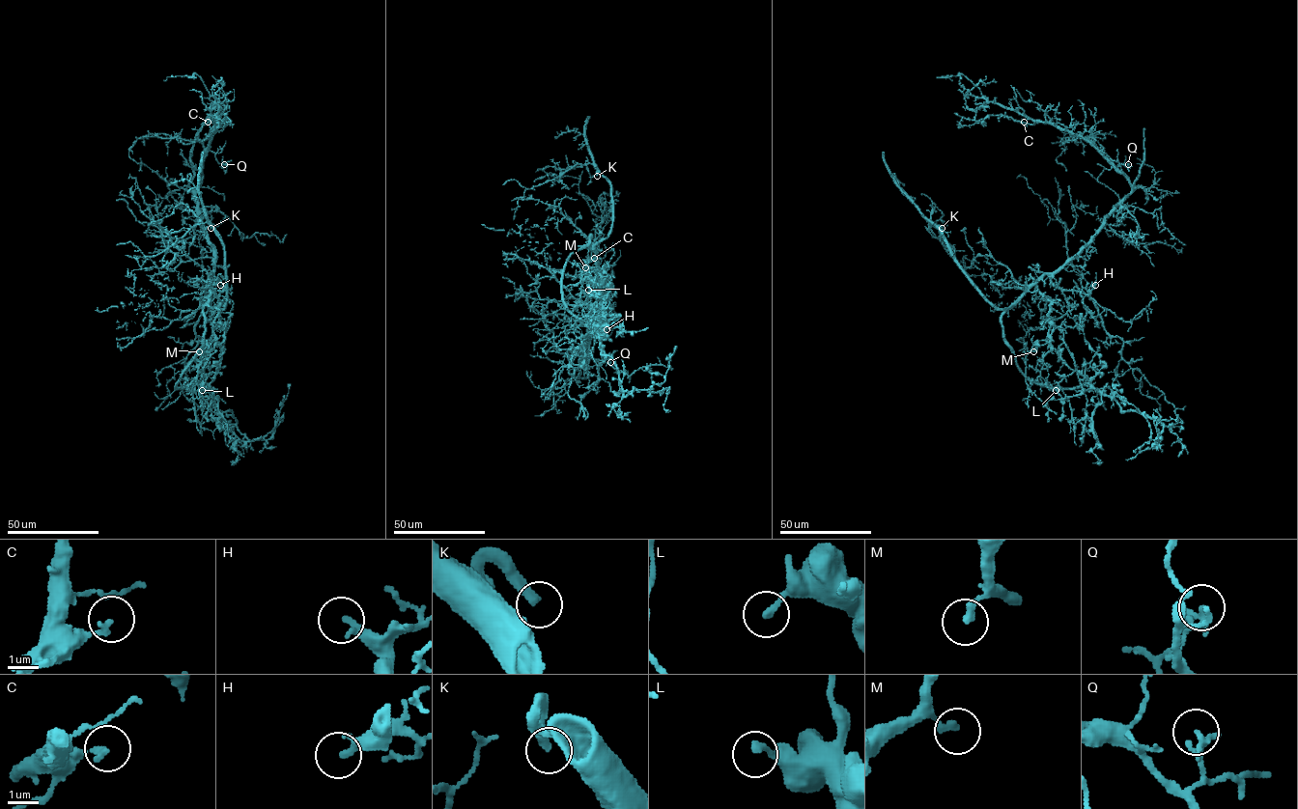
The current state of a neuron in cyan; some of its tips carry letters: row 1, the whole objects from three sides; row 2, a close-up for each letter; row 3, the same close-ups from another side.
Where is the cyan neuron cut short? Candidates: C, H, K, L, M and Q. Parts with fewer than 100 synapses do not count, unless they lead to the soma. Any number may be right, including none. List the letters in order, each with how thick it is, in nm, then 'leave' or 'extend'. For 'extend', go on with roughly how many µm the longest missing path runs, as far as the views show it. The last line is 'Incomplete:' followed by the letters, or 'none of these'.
C: calibre 200 nm; leave
H: calibre 240 nm; leave
K: calibre 320 nm; extend; missing 60 µm
L: calibre 240 nm; leave
M: calibre 220 nm; leave
Q: calibre 140 nm; leave
Incomplete: K

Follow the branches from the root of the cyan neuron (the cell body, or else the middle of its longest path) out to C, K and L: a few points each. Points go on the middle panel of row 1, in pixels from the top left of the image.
C: (597, 266), (601, 319), (588, 338), (582, 365), (601, 301), (602, 276), (588, 265), (594, 258)
K: (597, 266), (594, 246), (607, 237), (612, 223), (611, 187), (598, 172), (597, 176)
L: (597, 266), (591, 236), (565, 264), (562, 302), (581, 320), (598, 324), (596, 292), (588, 290)

